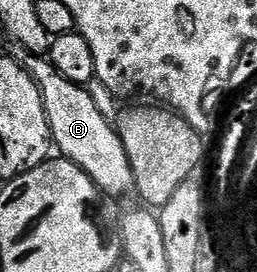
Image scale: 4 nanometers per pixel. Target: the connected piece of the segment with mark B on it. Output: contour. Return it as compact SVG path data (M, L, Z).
M23 54L20 62L42 91L42 104L46 119L50 122L50 138L53 146L60 150L61 158L70 159L98 186L105 196L118 195L125 187L134 187L132 167L118 136L115 124L92 101L89 90L81 83L68 81L64 73L56 73L49 58Z

